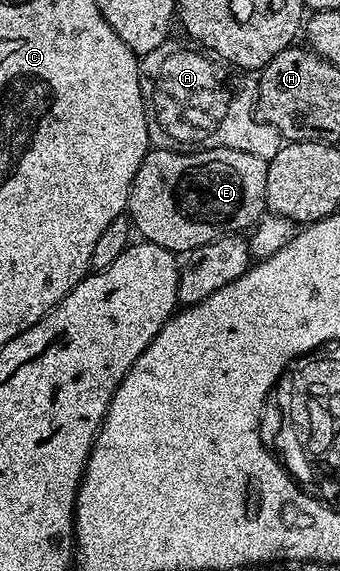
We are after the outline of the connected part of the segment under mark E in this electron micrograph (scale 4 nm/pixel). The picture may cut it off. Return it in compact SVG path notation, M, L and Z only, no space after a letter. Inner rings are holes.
M152 147L131 183L126 215L148 244L186 254L222 236L242 233L267 212L267 161L241 150L214 148L204 152L170 152Z

